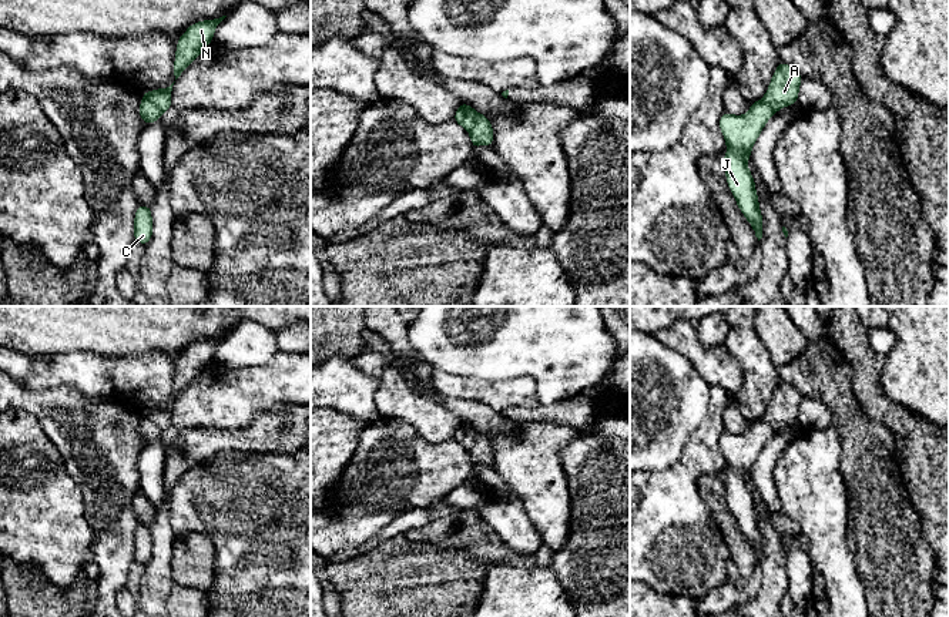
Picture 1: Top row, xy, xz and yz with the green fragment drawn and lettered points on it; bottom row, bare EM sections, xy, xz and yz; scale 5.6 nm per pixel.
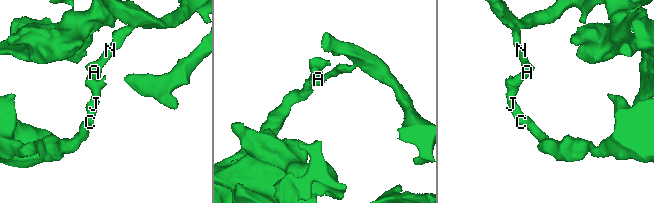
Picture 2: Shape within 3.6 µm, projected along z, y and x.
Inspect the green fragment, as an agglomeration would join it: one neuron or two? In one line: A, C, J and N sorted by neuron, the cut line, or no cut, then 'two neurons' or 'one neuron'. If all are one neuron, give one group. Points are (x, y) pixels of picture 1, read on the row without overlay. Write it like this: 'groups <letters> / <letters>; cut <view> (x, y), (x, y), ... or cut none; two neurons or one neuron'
groups A N / C J; cut xy (143, 415), (163, 431); two neurons

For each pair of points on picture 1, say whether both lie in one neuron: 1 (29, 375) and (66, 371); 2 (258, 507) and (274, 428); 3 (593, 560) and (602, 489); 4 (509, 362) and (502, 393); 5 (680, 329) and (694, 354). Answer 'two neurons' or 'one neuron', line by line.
1: one neuron
2: two neurons
3: one neuron
4: two neurons
5: one neuron

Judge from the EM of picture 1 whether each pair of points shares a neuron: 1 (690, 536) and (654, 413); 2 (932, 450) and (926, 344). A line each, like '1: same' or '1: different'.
1: different
2: different

